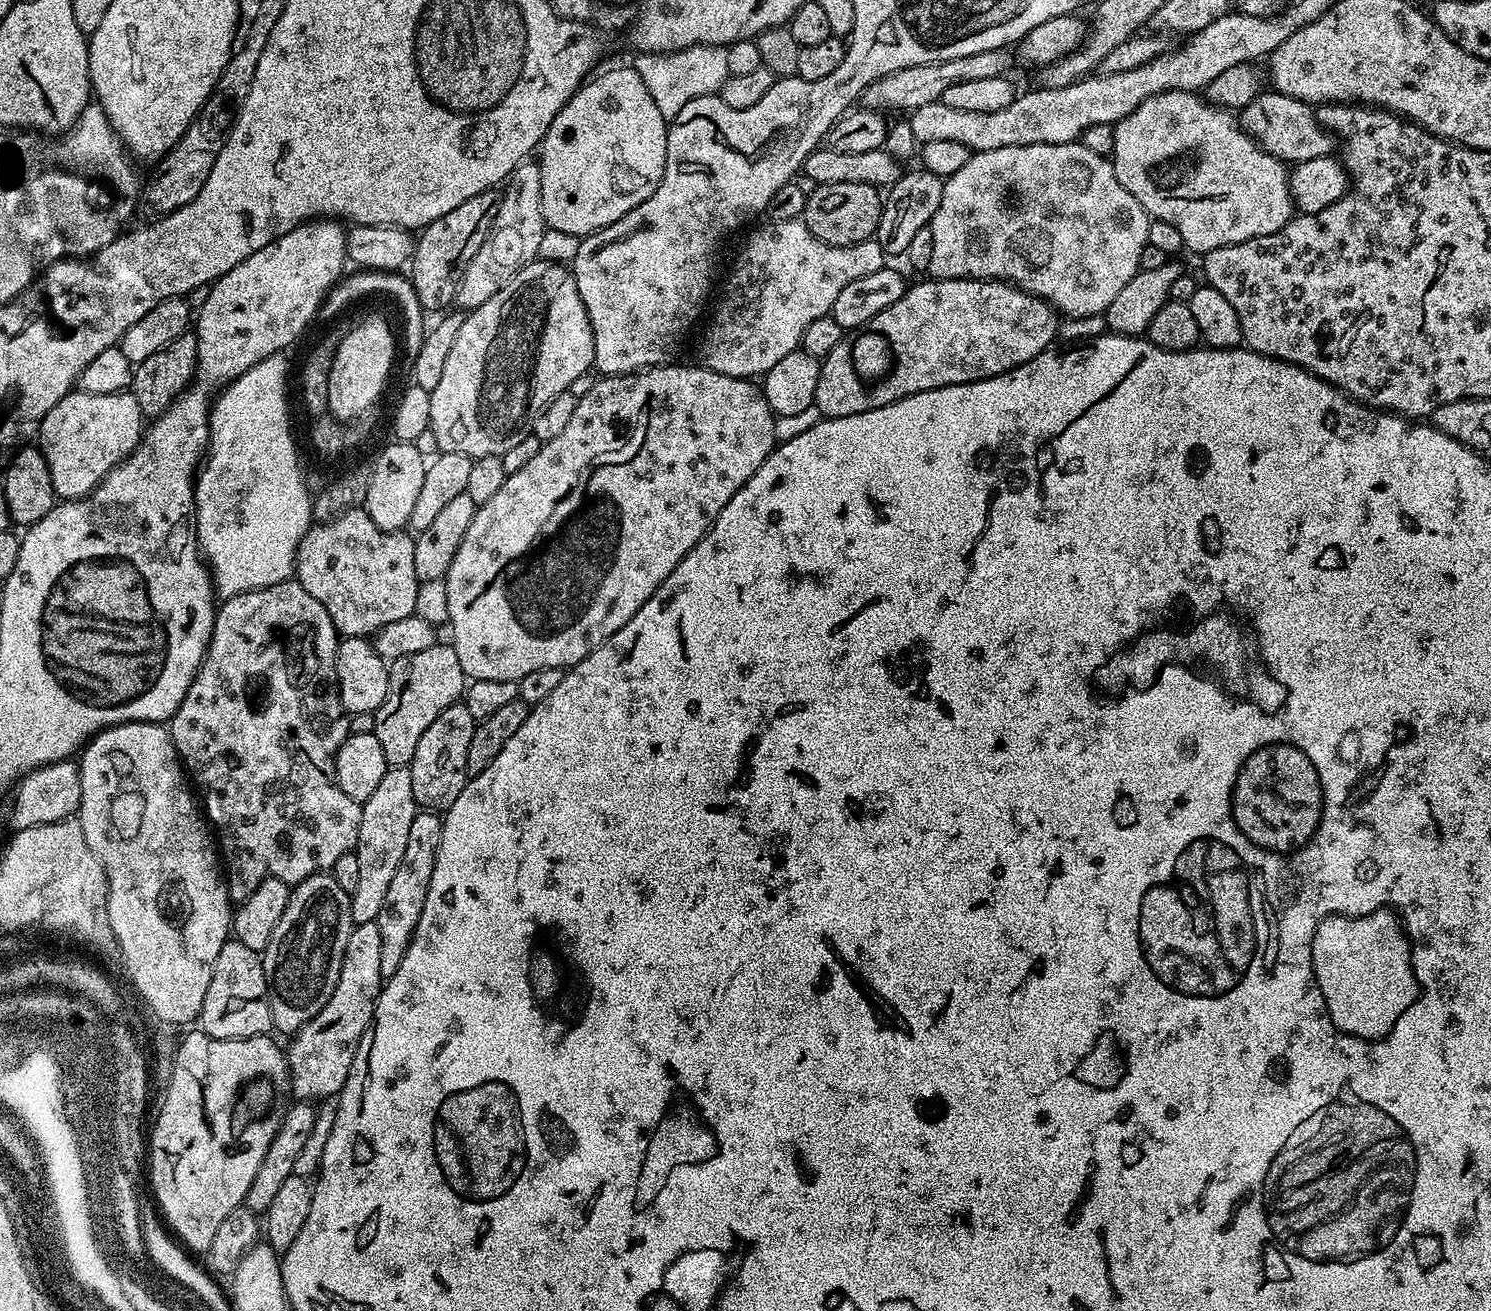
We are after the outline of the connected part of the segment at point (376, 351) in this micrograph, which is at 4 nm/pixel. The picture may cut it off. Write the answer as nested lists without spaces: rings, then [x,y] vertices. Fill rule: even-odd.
[[[368,316],[361,324],[345,331],[340,345],[336,348],[333,366],[330,368],[329,406],[337,420],[353,422],[378,403],[384,392],[384,383],[388,380],[388,371],[392,368],[392,359],[398,350],[398,340],[392,337],[392,328],[380,316]]]

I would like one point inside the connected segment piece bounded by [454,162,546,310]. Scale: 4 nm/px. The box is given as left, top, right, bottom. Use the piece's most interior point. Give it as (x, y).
(512, 242)

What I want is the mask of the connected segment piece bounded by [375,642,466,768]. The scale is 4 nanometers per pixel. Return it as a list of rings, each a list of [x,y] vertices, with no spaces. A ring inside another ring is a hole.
[[[437,642],[429,649],[420,650],[416,654],[406,654],[397,660],[391,661],[388,670],[388,685],[386,698],[376,714],[376,737],[382,746],[382,754],[386,754],[386,762],[393,768],[403,768],[411,765],[417,742],[426,734],[426,729],[442,710],[451,704],[457,703],[464,695],[466,677],[462,670],[462,662],[458,662],[458,654],[453,650],[451,643]]]

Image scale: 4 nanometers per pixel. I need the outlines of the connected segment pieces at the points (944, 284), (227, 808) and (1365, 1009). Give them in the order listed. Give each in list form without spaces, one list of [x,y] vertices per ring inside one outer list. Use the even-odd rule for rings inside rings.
[[[924,278],[921,284],[916,284],[913,288],[912,285],[905,287],[902,298],[898,298],[898,302],[894,302],[894,306],[886,306],[886,310],[882,310],[882,314],[874,314],[874,318],[870,318],[870,322],[866,322],[862,328],[849,331],[840,339],[838,346],[834,346],[834,350],[830,350],[830,354],[823,357],[818,374],[815,403],[821,417],[842,418],[850,414],[862,414],[866,410],[874,410],[878,406],[886,406],[890,402],[898,402],[910,394],[922,394],[951,384],[969,384],[975,380],[985,380],[991,376],[1009,372],[1026,362],[1030,362],[1030,358],[1038,358],[1038,354],[1049,351],[1053,347],[1052,339],[1055,341],[1058,336],[1056,320],[1058,321],[1058,313],[1052,305],[1020,288],[1004,283],[1003,280],[933,280]]]
[[[294,578],[283,580],[281,584],[275,584],[269,588],[259,588],[253,592],[243,592],[237,596],[229,596],[216,609],[216,621],[214,622],[214,630],[212,637],[208,643],[208,649],[204,655],[204,661],[200,663],[200,668],[196,671],[196,677],[192,679],[190,690],[186,694],[186,698],[182,698],[182,706],[178,706],[178,710],[172,715],[170,721],[170,731],[172,741],[176,747],[176,752],[180,755],[181,761],[186,769],[187,775],[194,781],[195,787],[200,787],[199,795],[202,797],[202,808],[206,813],[207,819],[214,825],[214,836],[218,841],[219,851],[222,853],[222,868],[226,873],[226,883],[228,886],[228,898],[233,902],[245,900],[255,888],[266,878],[273,876],[282,882],[286,882],[289,886],[301,884],[308,876],[327,873],[334,866],[334,862],[338,862],[338,858],[349,855],[355,849],[358,842],[358,826],[362,822],[362,805],[354,802],[350,798],[346,798],[342,786],[338,786],[336,781],[336,755],[342,746],[342,742],[348,737],[348,716],[344,708],[340,704],[340,691],[338,690],[338,678],[336,677],[336,645],[338,643],[338,633],[334,622],[330,622],[330,614],[326,614],[326,606],[322,606],[322,602],[318,602],[311,594],[306,594],[306,590],[302,590],[302,586]]]
[[[1379,908],[1365,916],[1327,916],[1321,920],[1312,939],[1312,969],[1324,995],[1330,1018],[1337,1032],[1360,1040],[1381,1040],[1417,1000],[1420,984],[1412,969],[1412,944],[1395,911]]]

